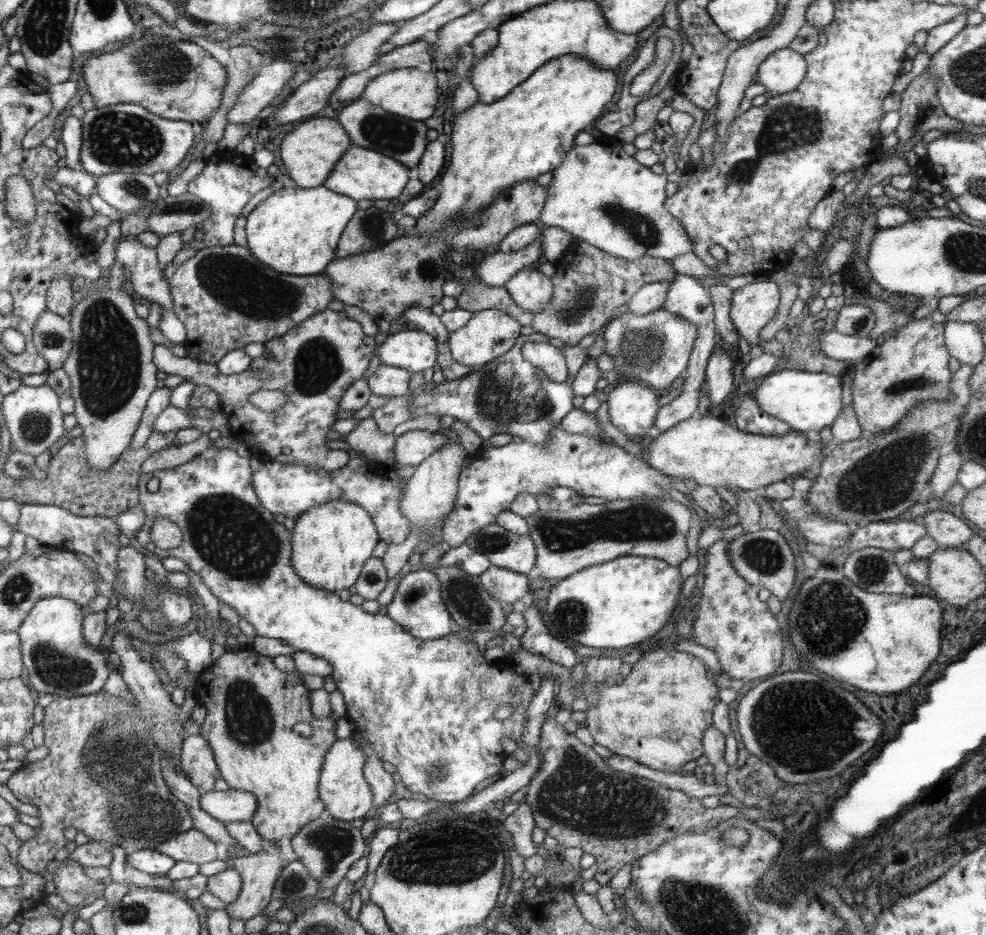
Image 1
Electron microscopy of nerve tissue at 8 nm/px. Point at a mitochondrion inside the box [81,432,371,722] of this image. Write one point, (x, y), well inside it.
(234, 538)

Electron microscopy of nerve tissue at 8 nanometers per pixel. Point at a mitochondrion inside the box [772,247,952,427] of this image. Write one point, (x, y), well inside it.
(920, 382)

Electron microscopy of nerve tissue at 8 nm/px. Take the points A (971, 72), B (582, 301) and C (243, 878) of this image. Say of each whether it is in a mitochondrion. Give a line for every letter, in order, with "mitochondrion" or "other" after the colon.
A: mitochondrion
B: mitochondrion
C: other

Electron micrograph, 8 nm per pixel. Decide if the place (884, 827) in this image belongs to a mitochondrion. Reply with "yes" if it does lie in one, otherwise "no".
no

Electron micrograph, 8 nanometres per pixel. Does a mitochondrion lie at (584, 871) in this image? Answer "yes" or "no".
no

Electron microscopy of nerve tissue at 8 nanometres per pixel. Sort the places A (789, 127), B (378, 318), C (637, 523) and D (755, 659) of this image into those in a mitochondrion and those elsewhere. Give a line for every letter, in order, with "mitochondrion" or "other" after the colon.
A: mitochondrion
B: other
C: mitochondrion
D: other

